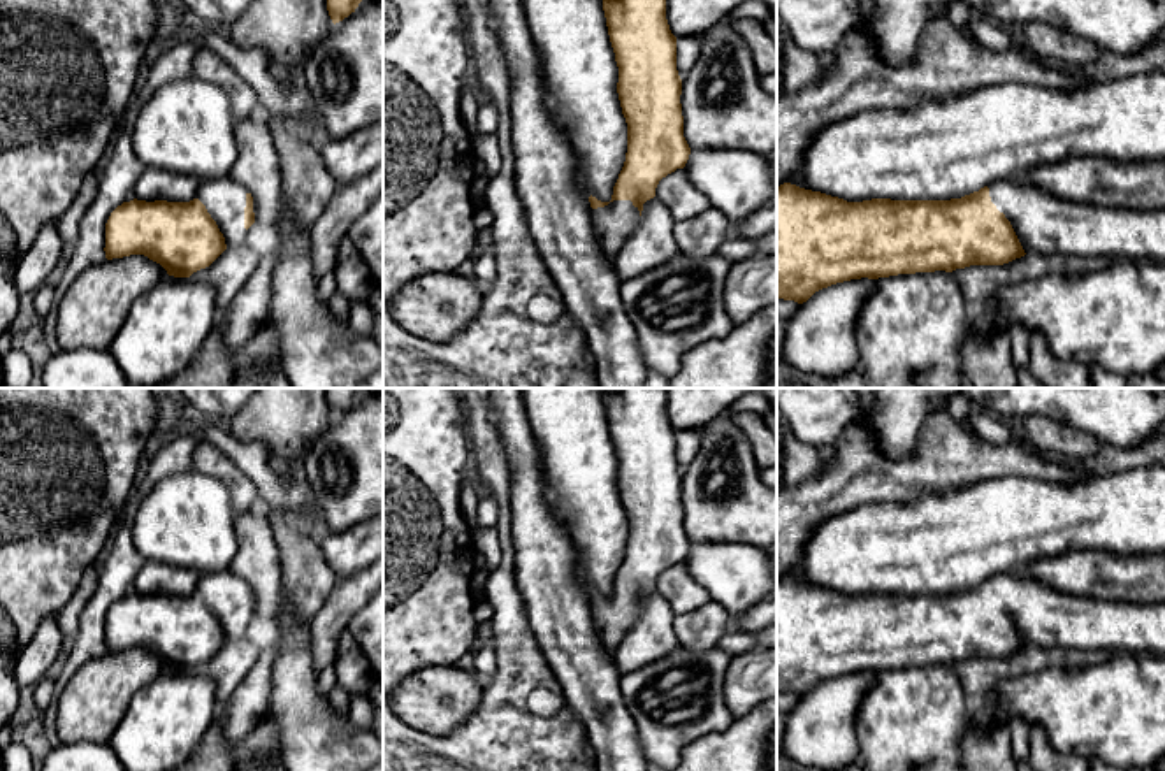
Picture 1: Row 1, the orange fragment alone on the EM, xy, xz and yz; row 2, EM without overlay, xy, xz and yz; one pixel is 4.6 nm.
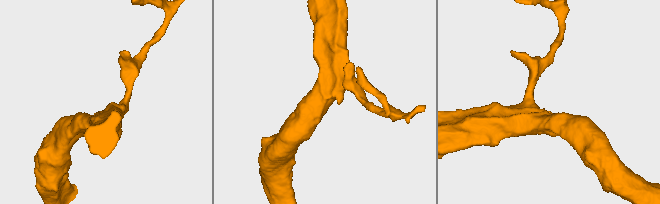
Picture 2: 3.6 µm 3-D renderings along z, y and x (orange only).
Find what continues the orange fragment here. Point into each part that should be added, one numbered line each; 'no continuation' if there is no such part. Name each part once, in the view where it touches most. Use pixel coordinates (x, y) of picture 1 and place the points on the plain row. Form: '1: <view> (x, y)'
1: yz (1046, 619)

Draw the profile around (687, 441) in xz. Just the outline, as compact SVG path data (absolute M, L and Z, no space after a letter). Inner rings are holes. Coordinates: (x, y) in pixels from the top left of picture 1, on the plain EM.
M677 430L677 464L680 472L684 472L698 455L699 443L701 439L696 430Z

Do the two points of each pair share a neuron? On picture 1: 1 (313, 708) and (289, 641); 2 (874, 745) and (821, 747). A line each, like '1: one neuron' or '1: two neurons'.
1: one neuron
2: two neurons

